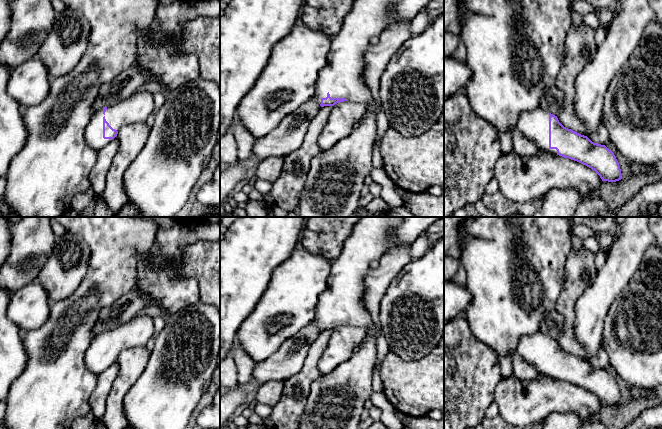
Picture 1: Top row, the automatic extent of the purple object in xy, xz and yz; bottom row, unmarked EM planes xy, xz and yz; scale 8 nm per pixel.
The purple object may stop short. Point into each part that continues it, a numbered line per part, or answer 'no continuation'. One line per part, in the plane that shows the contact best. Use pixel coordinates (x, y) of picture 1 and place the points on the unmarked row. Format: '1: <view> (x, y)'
1: xy (136, 332)

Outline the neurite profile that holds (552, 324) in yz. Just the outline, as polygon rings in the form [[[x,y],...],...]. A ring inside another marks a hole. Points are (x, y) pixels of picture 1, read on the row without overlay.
[[[557,311],[548,312],[541,321],[540,331],[557,340],[563,329],[564,318]]]

